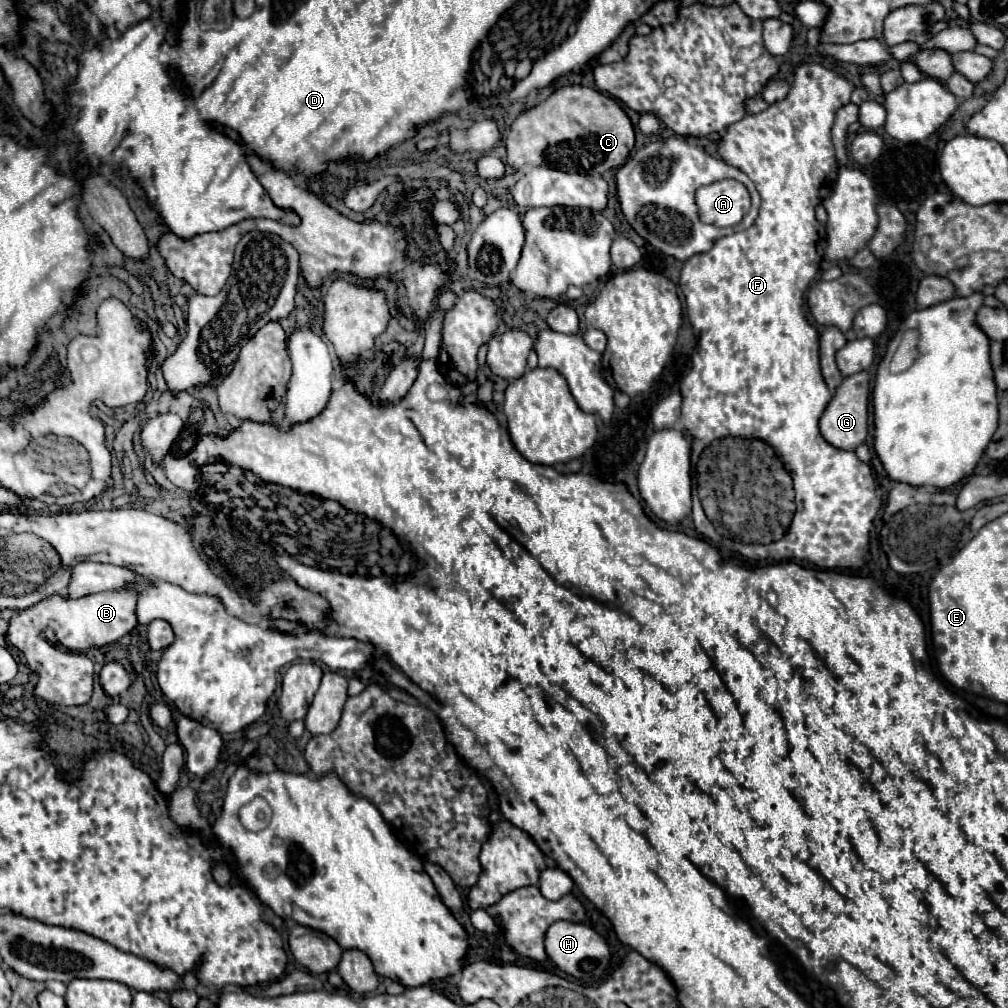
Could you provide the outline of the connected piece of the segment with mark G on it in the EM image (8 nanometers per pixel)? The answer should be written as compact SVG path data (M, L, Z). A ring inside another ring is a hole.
M859 371L851 377L845 377L843 383L837 387L833 399L829 401L825 413L821 415L819 421L821 435L837 449L855 451L867 437L867 417L869 417L867 403L869 403L869 373Z

